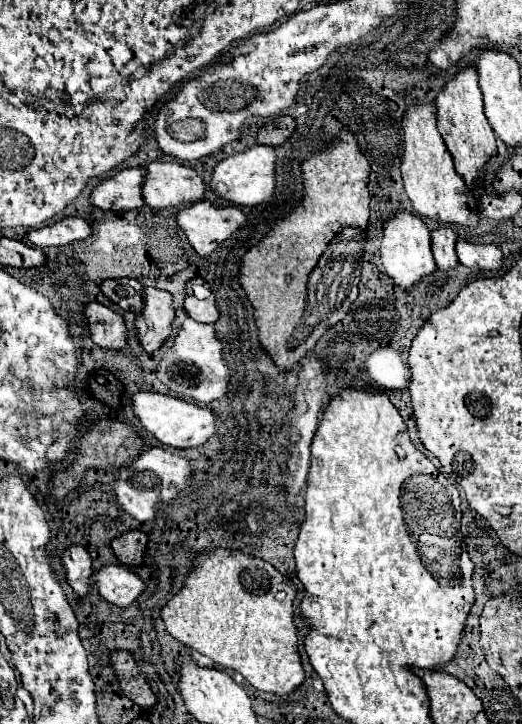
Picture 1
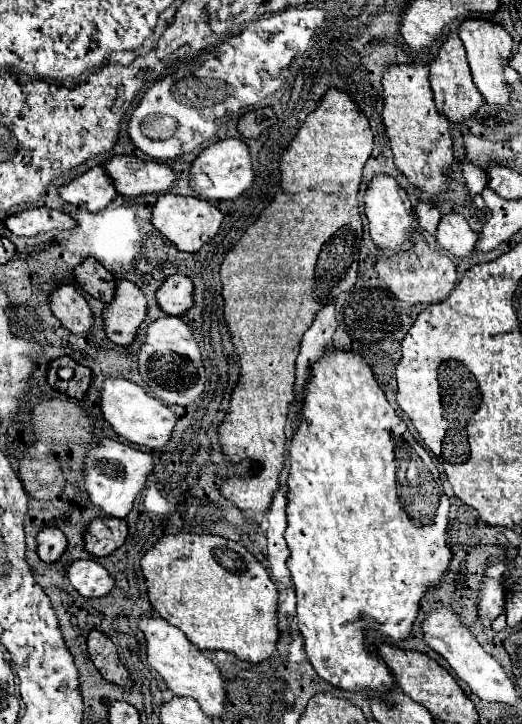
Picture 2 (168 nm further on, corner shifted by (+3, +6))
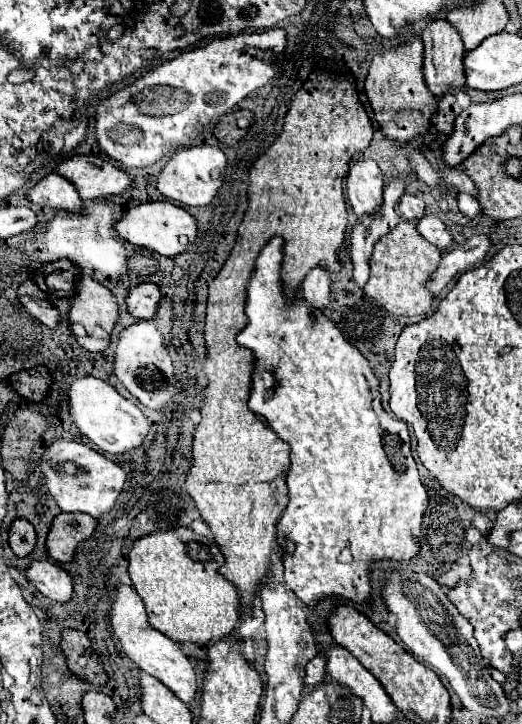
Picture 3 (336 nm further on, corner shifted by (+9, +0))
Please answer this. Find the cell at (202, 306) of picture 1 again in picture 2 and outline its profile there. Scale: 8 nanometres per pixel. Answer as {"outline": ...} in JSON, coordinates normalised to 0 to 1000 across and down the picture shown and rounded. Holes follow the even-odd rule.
{"outline":[[[328,380],[297,405],[301,421],[320,435],[347,435],[370,421],[370,391],[354,380]]]}

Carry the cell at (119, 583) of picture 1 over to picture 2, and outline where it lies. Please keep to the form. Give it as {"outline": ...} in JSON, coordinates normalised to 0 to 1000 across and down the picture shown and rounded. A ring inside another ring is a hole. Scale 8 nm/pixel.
{"outline":[[[148,772],[125,783],[125,791],[136,811],[159,825],[197,825],[220,808],[213,794],[178,772]]]}

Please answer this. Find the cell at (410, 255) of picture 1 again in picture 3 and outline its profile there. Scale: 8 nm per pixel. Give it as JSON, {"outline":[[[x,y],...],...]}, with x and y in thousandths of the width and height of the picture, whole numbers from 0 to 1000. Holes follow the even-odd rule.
{"outline":[[[680,217],[672,222],[672,233],[665,239],[665,272],[684,300],[730,291],[734,258],[734,239],[715,220]]]}

